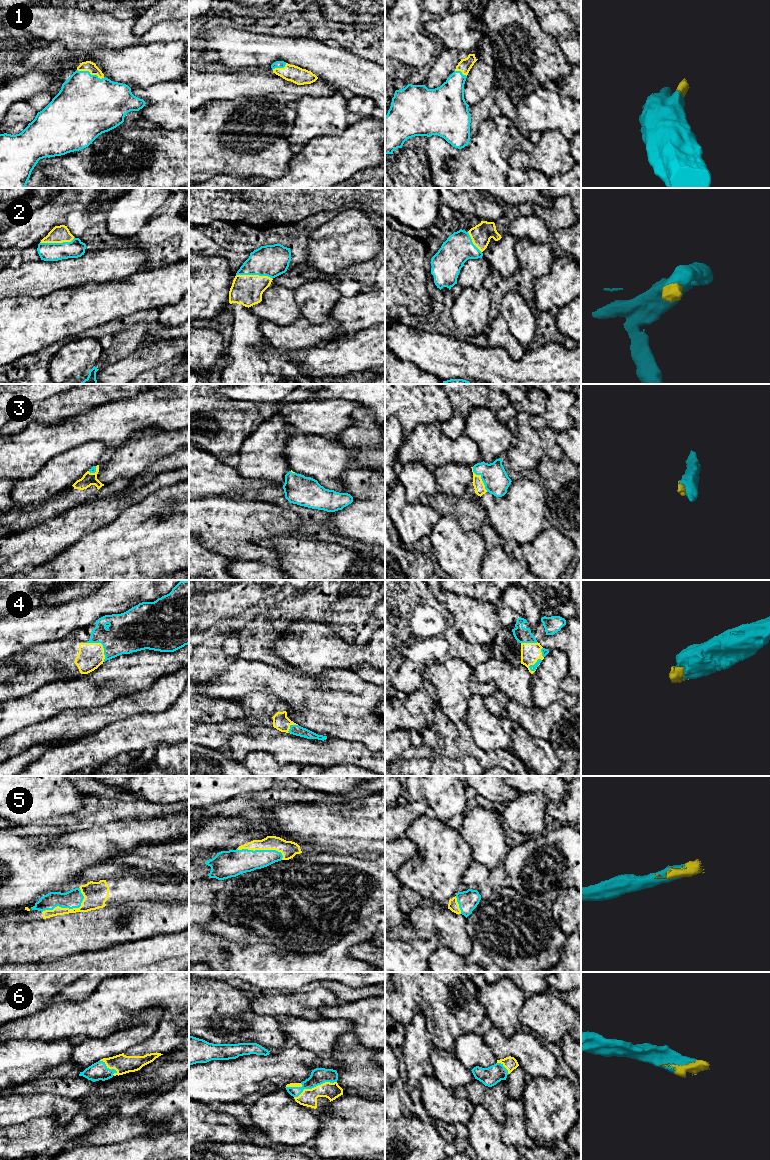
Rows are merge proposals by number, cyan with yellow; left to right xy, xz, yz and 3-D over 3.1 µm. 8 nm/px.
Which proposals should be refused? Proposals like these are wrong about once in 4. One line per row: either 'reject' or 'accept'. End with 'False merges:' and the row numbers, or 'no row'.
1: accept
2: accept
3: accept
4: accept
5: accept
6: accept
False merges: no row

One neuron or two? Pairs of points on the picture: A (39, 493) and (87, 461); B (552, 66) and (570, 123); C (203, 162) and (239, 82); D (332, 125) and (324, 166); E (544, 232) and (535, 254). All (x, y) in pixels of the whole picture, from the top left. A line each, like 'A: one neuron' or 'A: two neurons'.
A: one neuron
B: two neurons
C: two neurons
D: two neurons
E: two neurons

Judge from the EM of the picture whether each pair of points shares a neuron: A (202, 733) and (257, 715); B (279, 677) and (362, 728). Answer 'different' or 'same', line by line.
A: same
B: same

